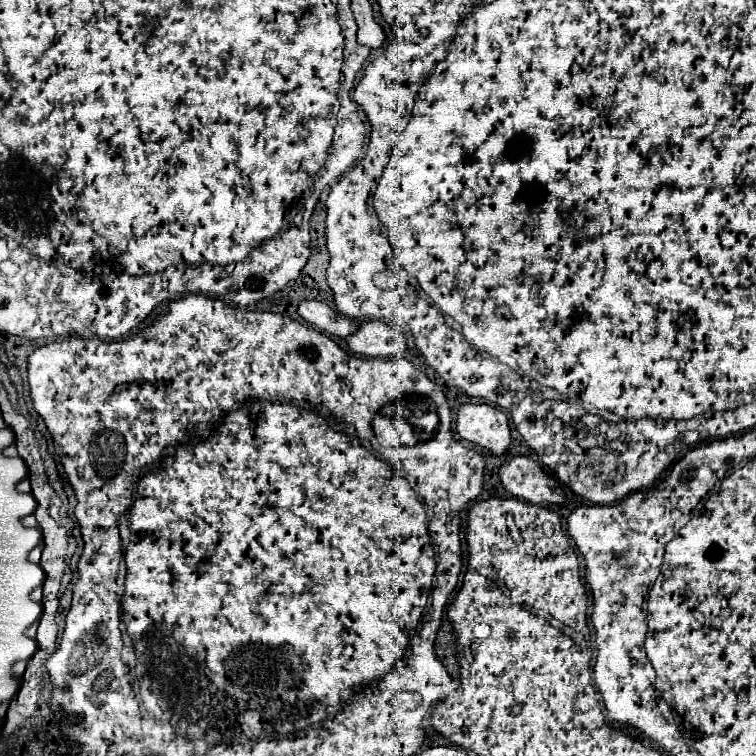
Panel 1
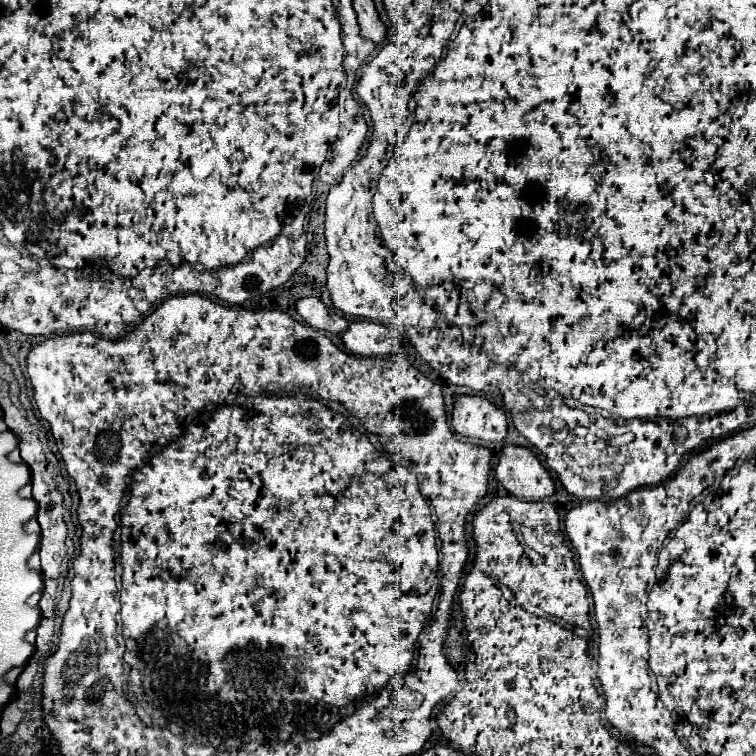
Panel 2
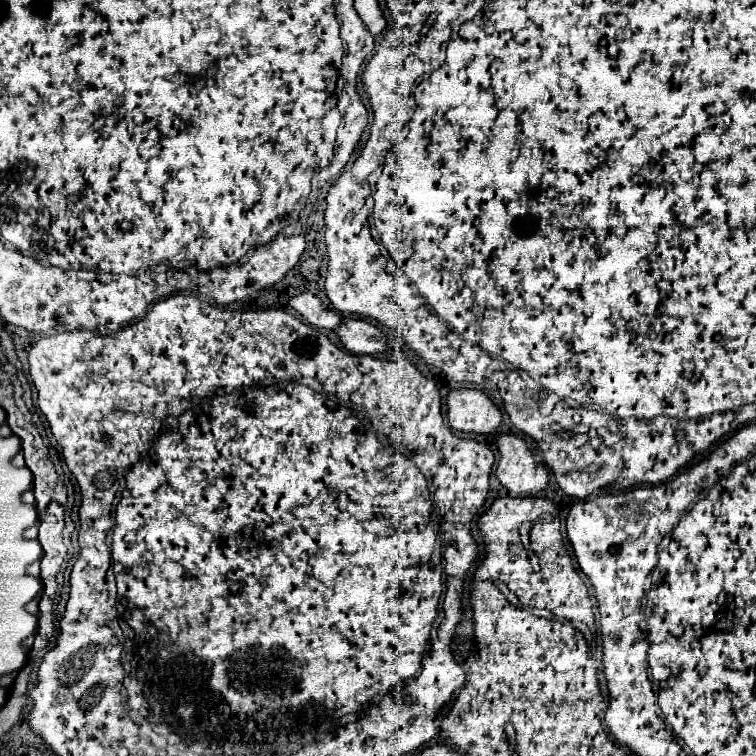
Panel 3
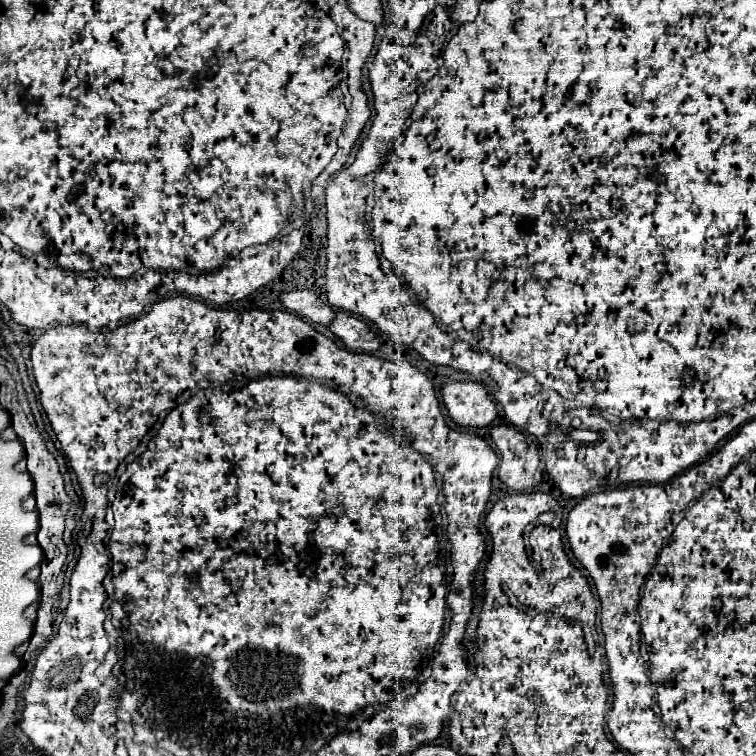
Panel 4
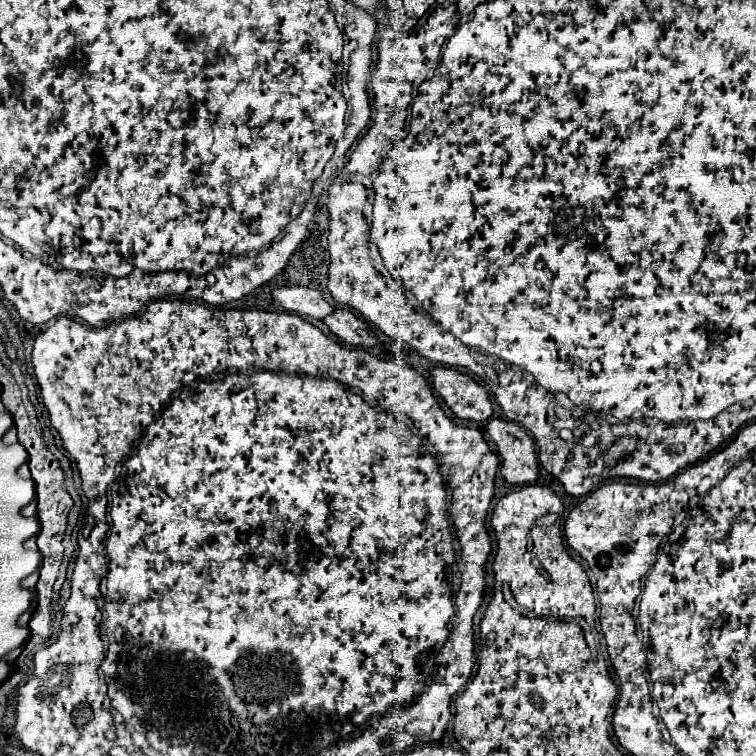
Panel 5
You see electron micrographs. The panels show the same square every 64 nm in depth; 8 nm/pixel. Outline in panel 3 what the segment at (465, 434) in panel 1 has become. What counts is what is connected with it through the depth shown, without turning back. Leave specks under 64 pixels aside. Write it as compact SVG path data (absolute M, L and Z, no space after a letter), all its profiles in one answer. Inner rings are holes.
M454 388L448 392L448 422L460 432L494 434L502 422L500 410L478 388Z

